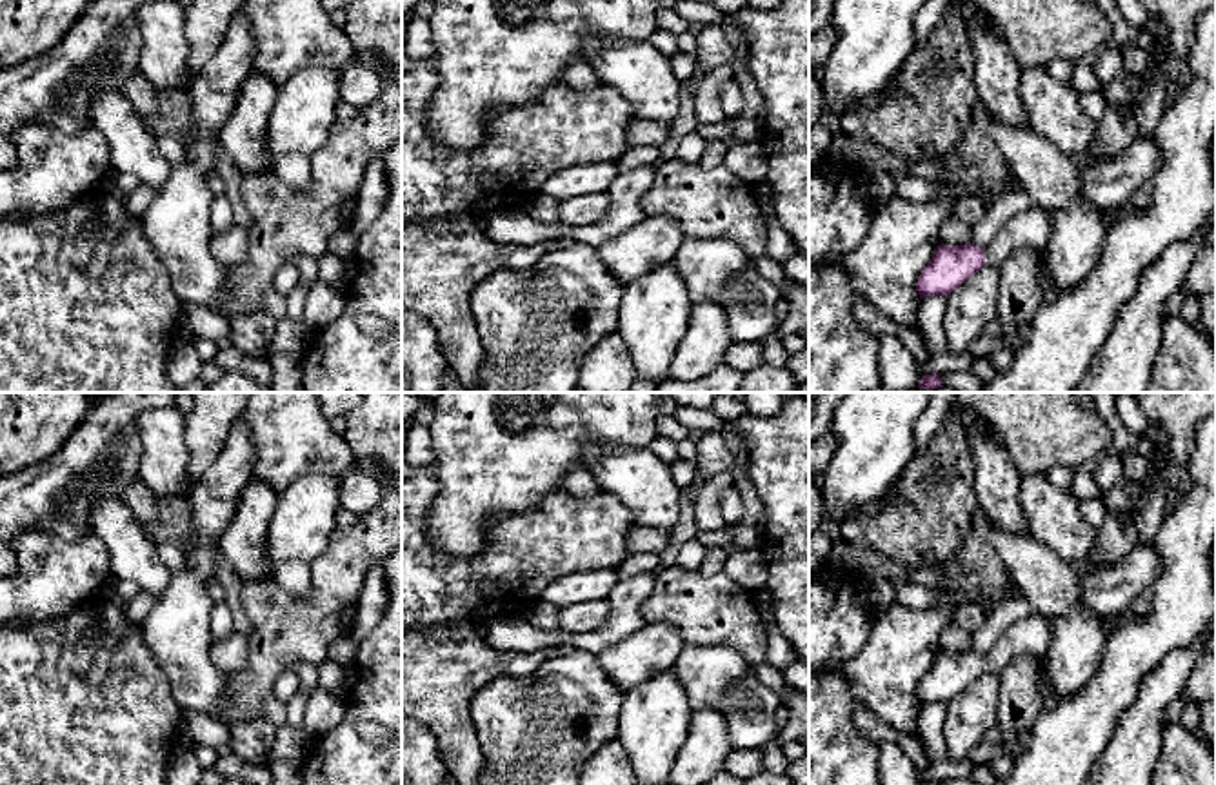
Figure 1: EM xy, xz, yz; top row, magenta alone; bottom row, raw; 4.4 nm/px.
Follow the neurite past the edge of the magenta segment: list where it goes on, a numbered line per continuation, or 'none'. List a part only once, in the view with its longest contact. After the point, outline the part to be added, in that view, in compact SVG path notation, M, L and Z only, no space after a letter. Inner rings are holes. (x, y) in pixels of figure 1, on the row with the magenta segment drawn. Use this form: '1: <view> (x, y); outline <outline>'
1: yz (1031, 229); outline M1034 207L1014 214L983 249L985 265L1000 265L1020 249L1043 253L1051 238L1051 229L1052 218L1045 209Z

